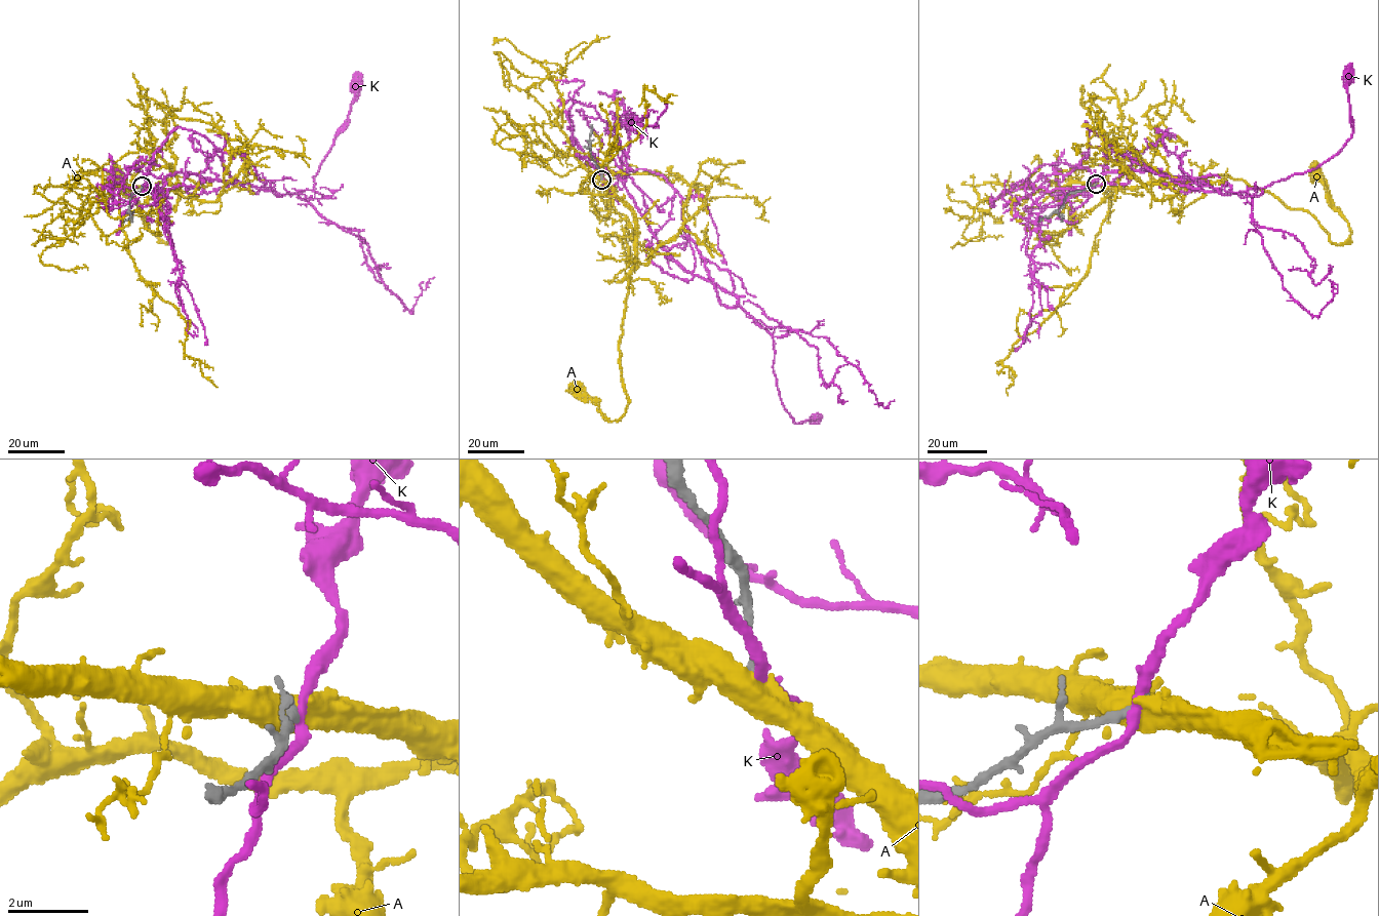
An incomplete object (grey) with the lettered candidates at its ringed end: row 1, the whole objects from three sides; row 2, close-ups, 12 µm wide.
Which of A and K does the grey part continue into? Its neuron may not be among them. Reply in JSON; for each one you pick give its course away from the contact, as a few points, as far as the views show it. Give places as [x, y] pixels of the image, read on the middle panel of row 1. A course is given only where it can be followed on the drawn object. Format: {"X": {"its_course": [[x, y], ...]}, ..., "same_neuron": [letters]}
{"same_neuron": []}

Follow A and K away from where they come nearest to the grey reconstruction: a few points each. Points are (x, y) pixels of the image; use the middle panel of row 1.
A: (601, 178), (631, 211), (635, 226), (620, 343), (626, 411), (611, 421), (577, 389)
K: (601, 177), (608, 190), (620, 171), (662, 175), (721, 304), (771, 335), (781, 403), (795, 423), (815, 419)

